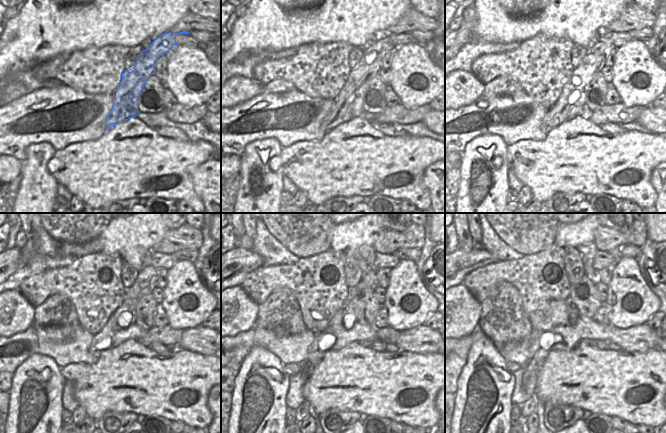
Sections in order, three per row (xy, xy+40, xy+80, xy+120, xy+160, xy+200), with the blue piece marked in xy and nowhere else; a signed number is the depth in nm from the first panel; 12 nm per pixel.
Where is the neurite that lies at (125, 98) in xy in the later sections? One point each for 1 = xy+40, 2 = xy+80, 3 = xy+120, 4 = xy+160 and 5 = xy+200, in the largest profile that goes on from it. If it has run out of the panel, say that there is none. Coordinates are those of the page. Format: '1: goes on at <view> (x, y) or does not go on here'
1: goes on at xy+40 (347, 105)
2: goes on at xy+80 (571, 102)
3: goes on at xy+120 (146, 281)
4: goes on at xy+160 (316, 352)
5: goes on at xy+200 (537, 353)

